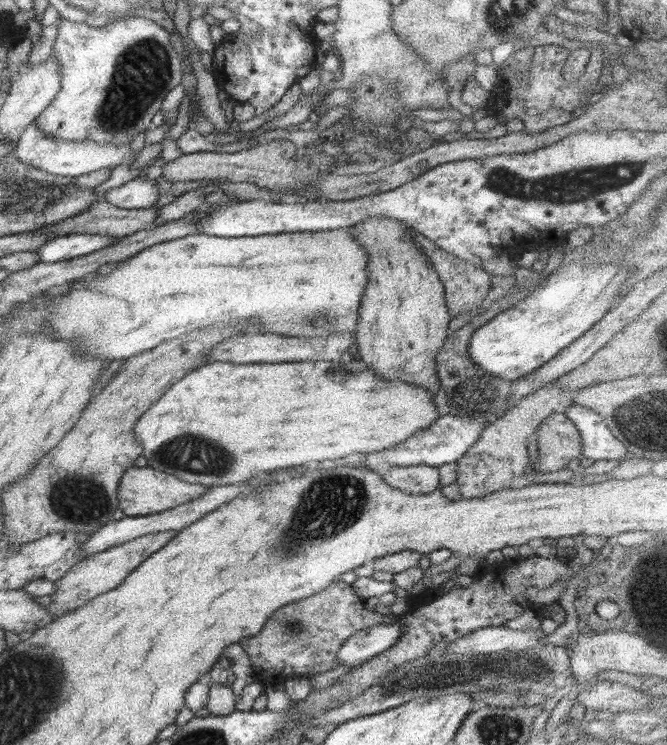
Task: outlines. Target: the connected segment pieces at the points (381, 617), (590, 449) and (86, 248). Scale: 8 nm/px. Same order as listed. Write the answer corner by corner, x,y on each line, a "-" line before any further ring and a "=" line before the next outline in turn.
339,578
318,594
276,610
255,637
243,638
239,644
249,654
255,680
280,686
287,679
310,679
336,668
340,665
337,659
340,647
353,634
378,624
392,624
396,619
393,614
367,609
365,600
355,593
352,585
=
573,404
567,408
565,415
580,431
583,446
581,457
611,461
629,456
624,443
613,435
601,414
=
70,234
58,236
42,244
38,248
38,259
42,263
61,262
64,260
73,260
80,256
90,256
96,254
98,250
104,250
112,246
114,242
120,239
112,239
108,236
98,234

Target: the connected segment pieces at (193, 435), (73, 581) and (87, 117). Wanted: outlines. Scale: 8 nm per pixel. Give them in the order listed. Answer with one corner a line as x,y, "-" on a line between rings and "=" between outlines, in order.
352,359
348,364
334,362
288,362
288,364
230,364
230,362
212,362
204,364
196,370
192,370
188,376
184,376
178,384
174,384
134,426
136,438
140,440
142,446
142,456
148,460
147,466
156,470
161,470
166,474
171,474
184,482
200,484
204,486
226,486
238,484
238,482
248,482
258,474
266,474
280,468
292,468
292,466
304,466
306,462
324,462
324,460
344,459
352,452
362,452
362,454
372,454
380,452
386,448
392,448
399,442
412,438
415,432
424,430
440,417
439,410
435,406
434,400
430,398
424,387
401,381
386,381
376,378
372,374
372,369
368,369
361,360
=
177,531
150,533
140,538
135,538
130,542
108,548
108,550
92,554
77,562
62,578
55,581
55,591
50,595
51,603
47,606
47,618
44,617
42,620
39,620
38,624
35,624
34,628
26,630
22,637
28,637
35,630
44,628
51,623
56,618
56,612
60,608
64,608
66,613
70,612
70,610
74,611
76,608
88,604
93,598
104,594
104,592
114,590
117,586
120,586
124,579
141,562
144,562
157,550
164,548
176,534
=
132,16
109,22
104,27
92,27
79,21
62,19
58,25
58,38
53,48
60,75
60,92
48,108
35,118
44,136
52,136
66,142
93,140
107,142
132,142
133,138
151,128
154,114
161,110
165,96
181,83
182,58
170,42
171,34
154,21

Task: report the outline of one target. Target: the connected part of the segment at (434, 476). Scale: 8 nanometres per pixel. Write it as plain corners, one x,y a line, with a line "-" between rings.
393,466
381,473
381,477
384,482
412,495
430,494
441,485
435,466

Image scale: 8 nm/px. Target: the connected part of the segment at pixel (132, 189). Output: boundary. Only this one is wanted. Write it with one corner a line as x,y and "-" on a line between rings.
154,174
136,177
121,186
115,187
102,196
102,200
128,210
152,207
159,192

